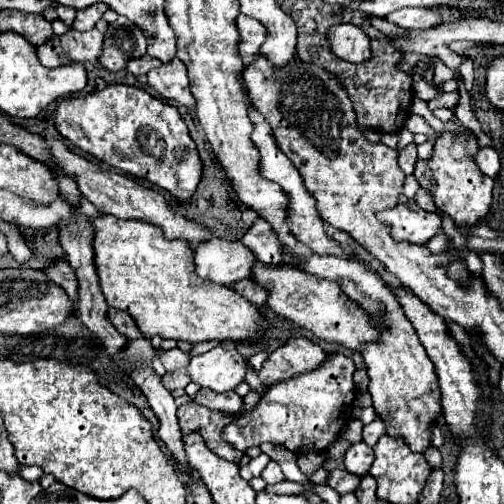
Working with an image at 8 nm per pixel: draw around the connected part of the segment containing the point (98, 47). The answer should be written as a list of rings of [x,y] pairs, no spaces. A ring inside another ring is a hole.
[[[100,19],[94,29],[86,33],[68,31],[64,37],[52,37],[48,43],[38,47],[38,59],[44,67],[60,67],[66,63],[98,63],[102,53],[104,33],[108,23]]]

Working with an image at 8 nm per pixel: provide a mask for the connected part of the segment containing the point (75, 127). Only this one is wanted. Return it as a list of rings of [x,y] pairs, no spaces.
[[[108,85],[102,91],[94,91],[86,97],[68,97],[58,103],[56,109],[56,129],[58,133],[68,139],[72,145],[80,147],[82,151],[90,153],[92,157],[132,175],[138,179],[146,179],[152,185],[166,189],[178,201],[188,201],[202,177],[202,161],[196,151],[196,143],[188,135],[188,127],[180,117],[178,109],[148,95],[146,91],[130,85]]]

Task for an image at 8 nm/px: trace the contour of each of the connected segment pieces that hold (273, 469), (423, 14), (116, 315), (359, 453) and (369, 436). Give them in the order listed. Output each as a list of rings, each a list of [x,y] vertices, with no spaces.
[[[268,463],[266,469],[262,471],[262,479],[266,481],[266,485],[274,485],[274,483],[284,481],[284,473],[282,473],[278,463]]]
[[[400,9],[388,15],[388,21],[402,29],[430,29],[438,27],[442,17],[432,9]]]
[[[108,307],[106,315],[108,315],[110,323],[112,323],[112,325],[122,333],[122,335],[126,335],[128,339],[138,339],[138,337],[140,337],[138,327],[136,327],[134,319],[130,319],[130,315],[128,315],[128,313],[118,311],[118,309],[114,309],[114,307]]]
[[[364,441],[350,445],[350,449],[344,455],[346,469],[354,475],[360,475],[360,477],[368,473],[372,461],[374,461],[374,451]]]
[[[376,417],[370,425],[364,425],[364,441],[366,441],[370,447],[374,447],[374,445],[378,443],[378,439],[384,435],[384,431],[386,431],[384,423]]]

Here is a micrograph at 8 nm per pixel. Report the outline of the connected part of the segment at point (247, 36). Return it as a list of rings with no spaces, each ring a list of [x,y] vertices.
[[[238,15],[236,19],[236,27],[238,27],[238,33],[240,33],[240,39],[238,39],[238,51],[242,57],[248,57],[248,55],[256,55],[260,45],[264,43],[266,39],[266,29],[262,27],[262,23],[258,23],[256,19],[250,19],[246,15]]]

